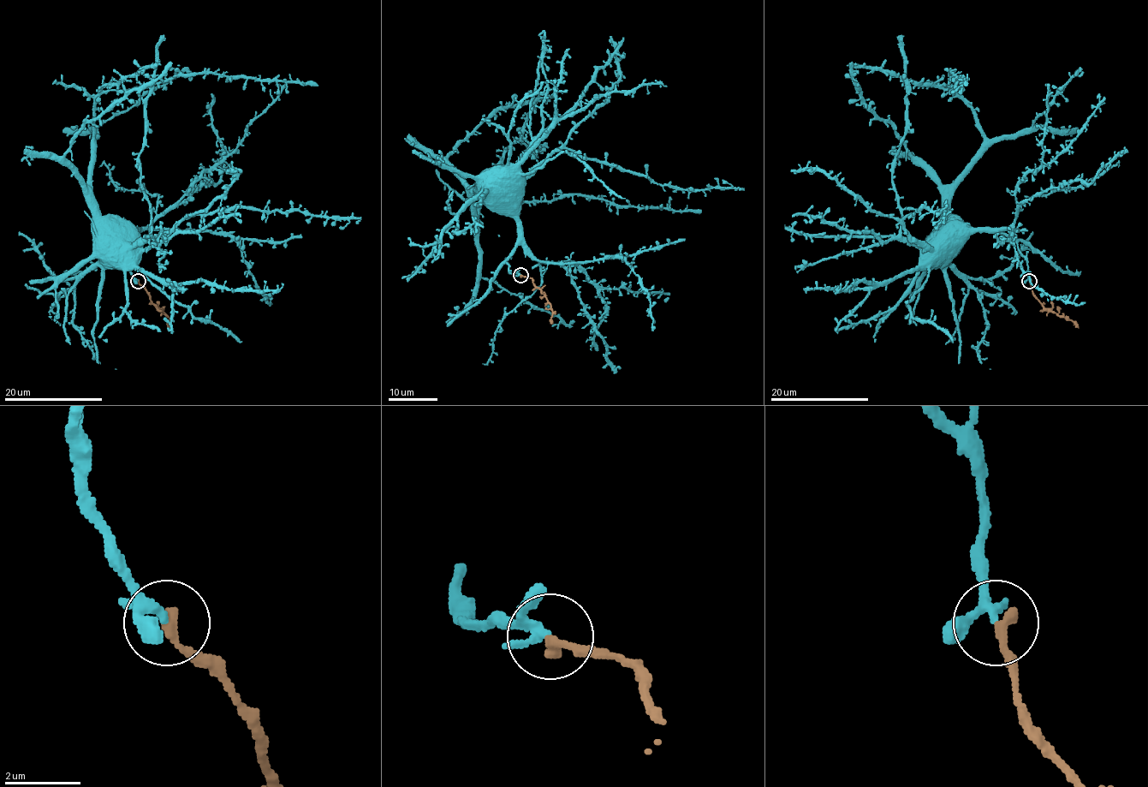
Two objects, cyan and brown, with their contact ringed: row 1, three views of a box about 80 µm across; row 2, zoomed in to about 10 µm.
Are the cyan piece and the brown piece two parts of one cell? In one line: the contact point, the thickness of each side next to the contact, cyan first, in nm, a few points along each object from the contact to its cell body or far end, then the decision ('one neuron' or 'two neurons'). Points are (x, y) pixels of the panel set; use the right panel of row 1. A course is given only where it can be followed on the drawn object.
at (1029, 281); 160 nm thick on the cyan side, 320 nm on the other; cyan runs (1030, 282), (1027, 259), (1017, 243), (1000, 232), (945, 232), (937, 238), (936, 247); brown runs (1030, 282), (1034, 297), (1045, 308), (1060, 317), (1068, 318), (1079, 328); one neuron

